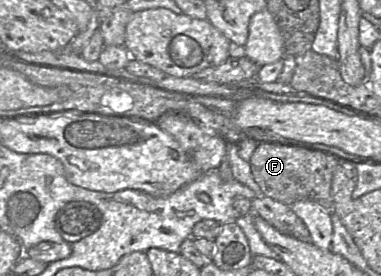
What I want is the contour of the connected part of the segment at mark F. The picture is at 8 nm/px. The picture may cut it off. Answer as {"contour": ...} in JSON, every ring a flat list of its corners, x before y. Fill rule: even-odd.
{"contour":[[261,144,256,145,249,164,253,179,259,186,262,196,270,197,288,206,301,200,312,201,331,215,335,212,335,206,331,196,332,178,336,168,342,161,344,159,330,151,312,151,296,147]]}

